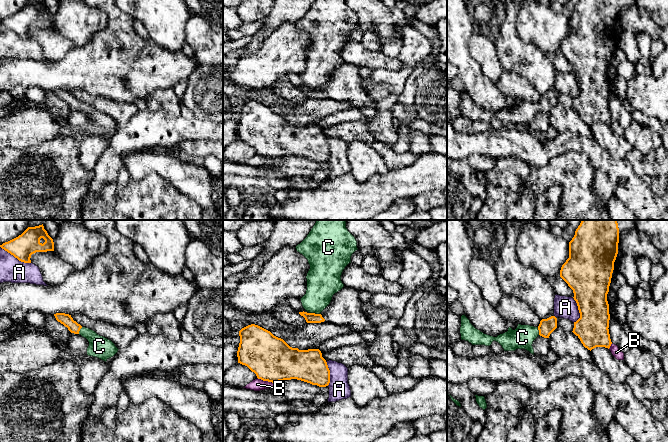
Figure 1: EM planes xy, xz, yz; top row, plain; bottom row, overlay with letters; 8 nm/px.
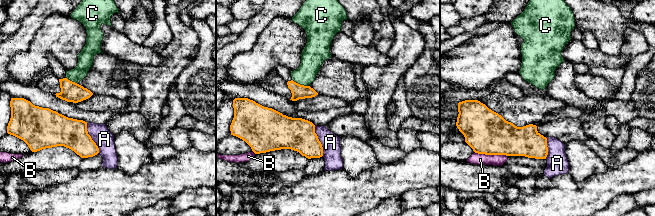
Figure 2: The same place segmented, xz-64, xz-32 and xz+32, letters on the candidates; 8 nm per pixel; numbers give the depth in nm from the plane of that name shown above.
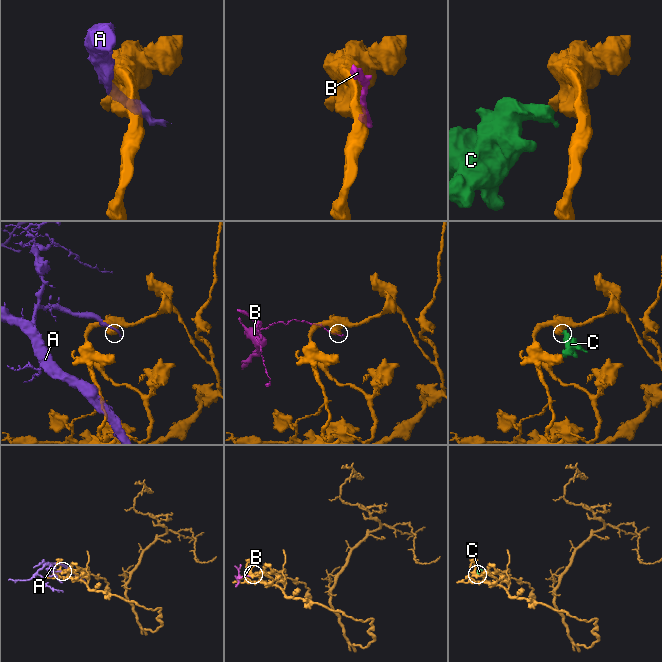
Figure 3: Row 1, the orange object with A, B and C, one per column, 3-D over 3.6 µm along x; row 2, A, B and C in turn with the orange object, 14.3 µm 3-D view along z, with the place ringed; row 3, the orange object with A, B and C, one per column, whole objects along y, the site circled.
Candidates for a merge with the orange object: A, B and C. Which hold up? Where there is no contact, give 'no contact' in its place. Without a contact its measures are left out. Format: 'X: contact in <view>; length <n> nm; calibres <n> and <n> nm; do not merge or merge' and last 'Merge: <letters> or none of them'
A: contact in xy; length 280 nm; calibres 190 and 190 nm; do not merge
B: contact in xz; length 160 nm; calibres 360 and 90 nm; do not merge
C: contact in xz; length 100 nm; calibres 80 and 260 nm; merge
Merge: C

